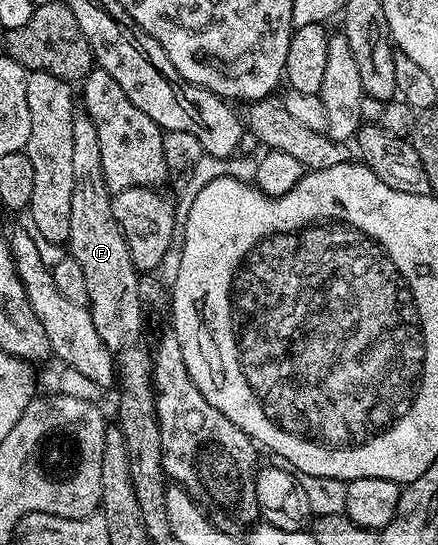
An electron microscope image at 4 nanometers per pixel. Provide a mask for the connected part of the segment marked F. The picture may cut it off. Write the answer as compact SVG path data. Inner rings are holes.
M77 113L71 125L71 150L75 168L75 193L71 195L71 233L68 254L79 261L87 280L87 304L95 329L107 345L117 353L136 344L141 335L143 304L139 293L139 272L131 261L127 241L113 216L113 200L103 177L103 157L99 153L99 137L88 115Z

